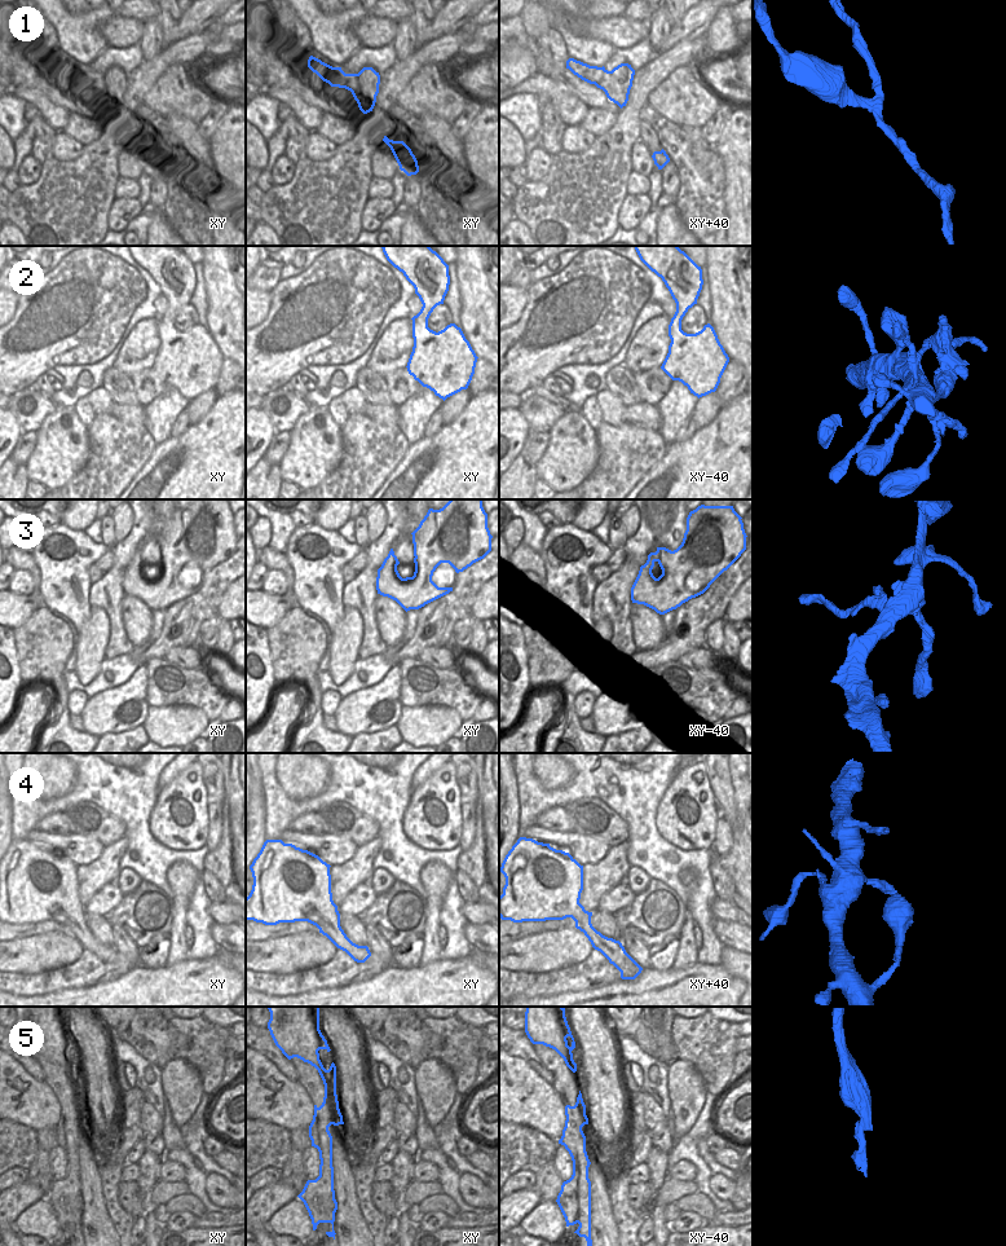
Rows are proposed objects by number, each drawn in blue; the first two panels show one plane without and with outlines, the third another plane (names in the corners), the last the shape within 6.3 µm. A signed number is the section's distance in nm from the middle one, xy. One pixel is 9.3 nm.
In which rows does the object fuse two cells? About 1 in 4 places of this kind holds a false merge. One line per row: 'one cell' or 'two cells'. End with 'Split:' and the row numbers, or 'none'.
1: two cells
2: one cell
3: two cells
4: one cell
5: two cells
Split: 1, 3, 5

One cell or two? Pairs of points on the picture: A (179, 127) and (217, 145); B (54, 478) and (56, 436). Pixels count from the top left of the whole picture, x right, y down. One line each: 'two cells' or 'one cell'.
A: two cells
B: one cell

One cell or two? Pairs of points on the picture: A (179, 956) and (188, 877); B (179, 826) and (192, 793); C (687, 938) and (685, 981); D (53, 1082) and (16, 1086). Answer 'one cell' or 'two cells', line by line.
A: one cell
B: one cell
C: two cells
D: two cells

